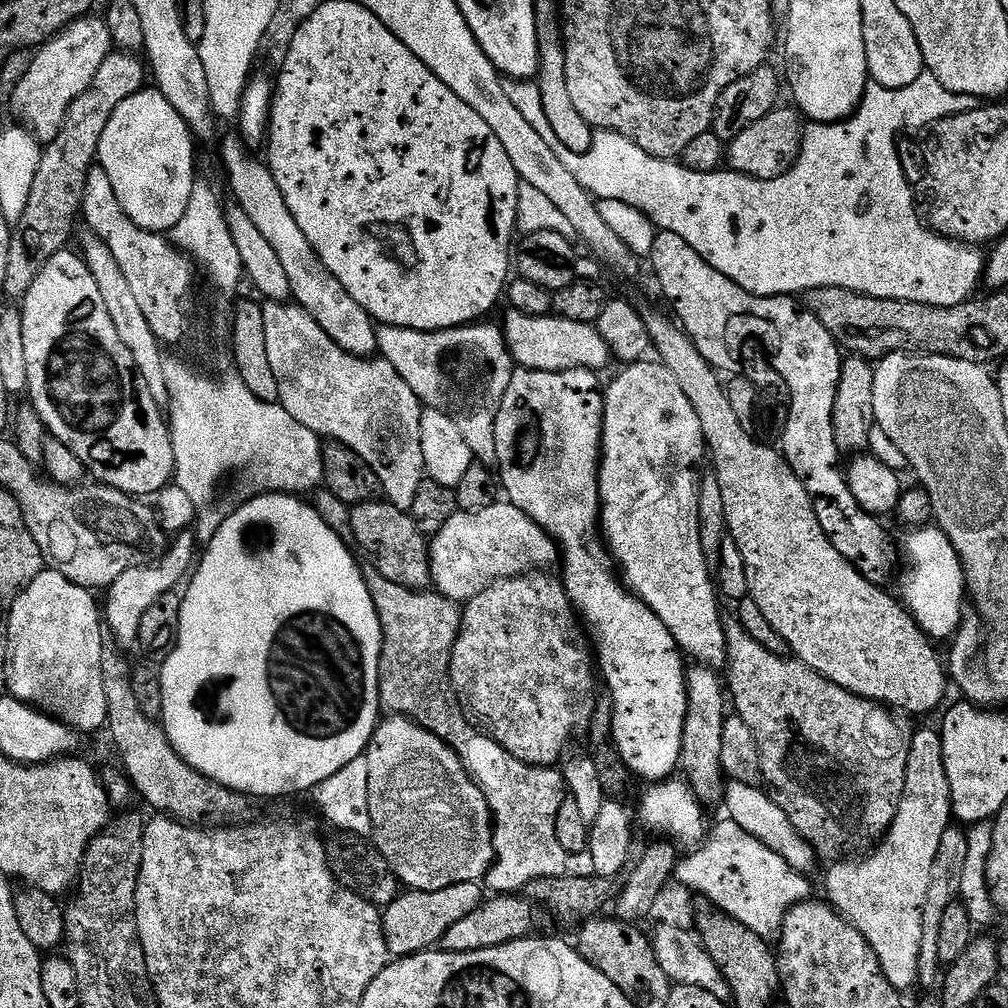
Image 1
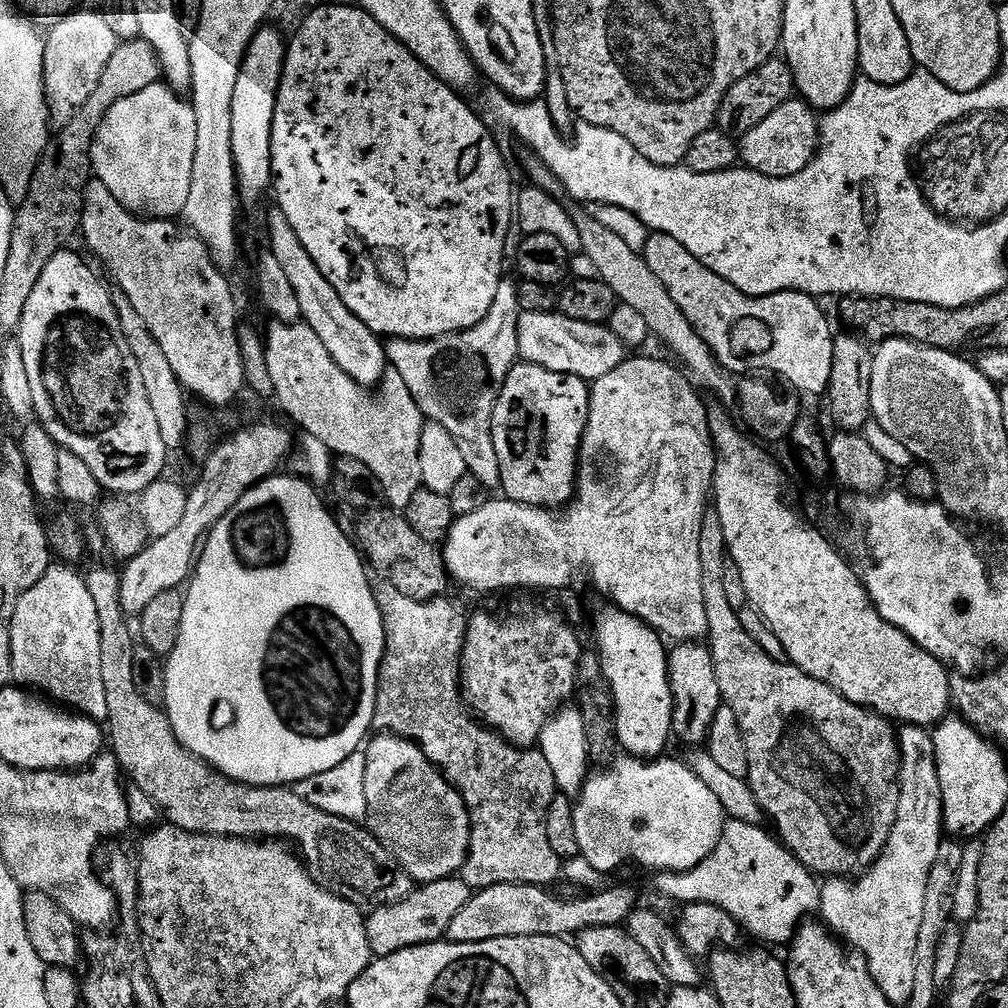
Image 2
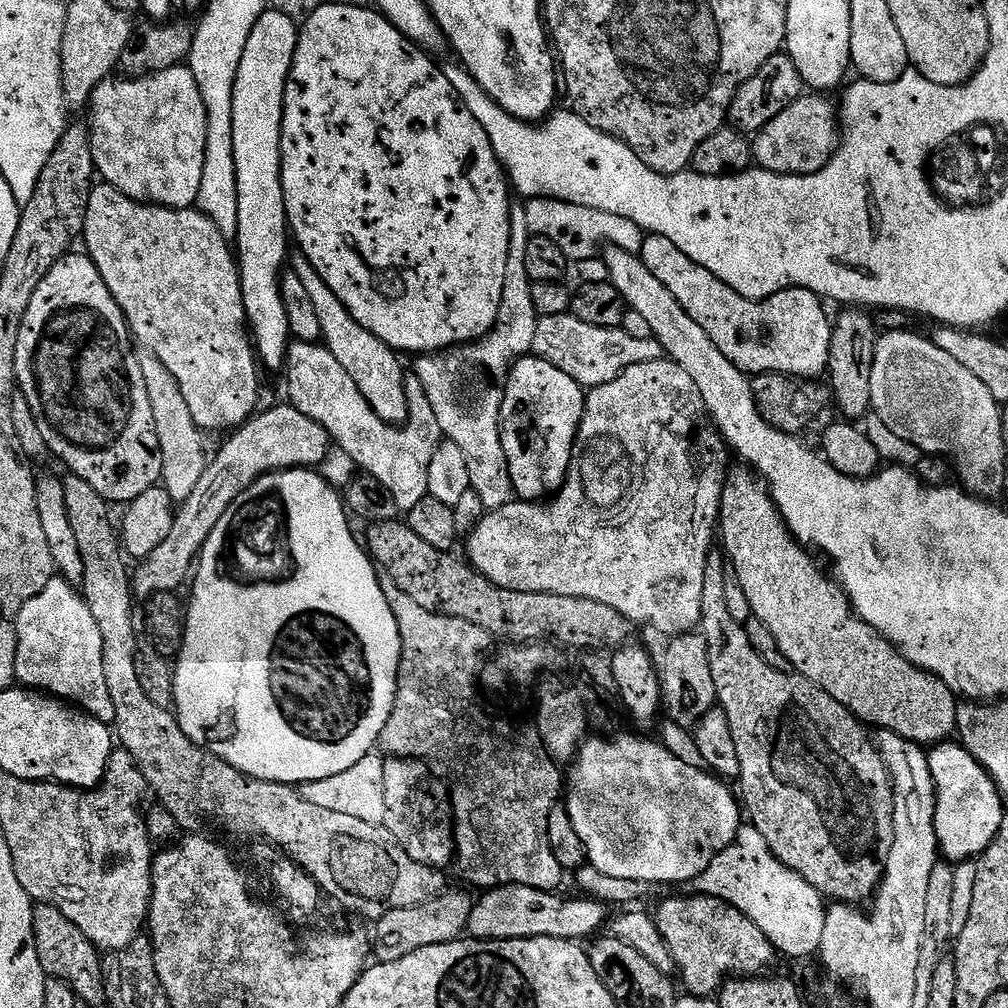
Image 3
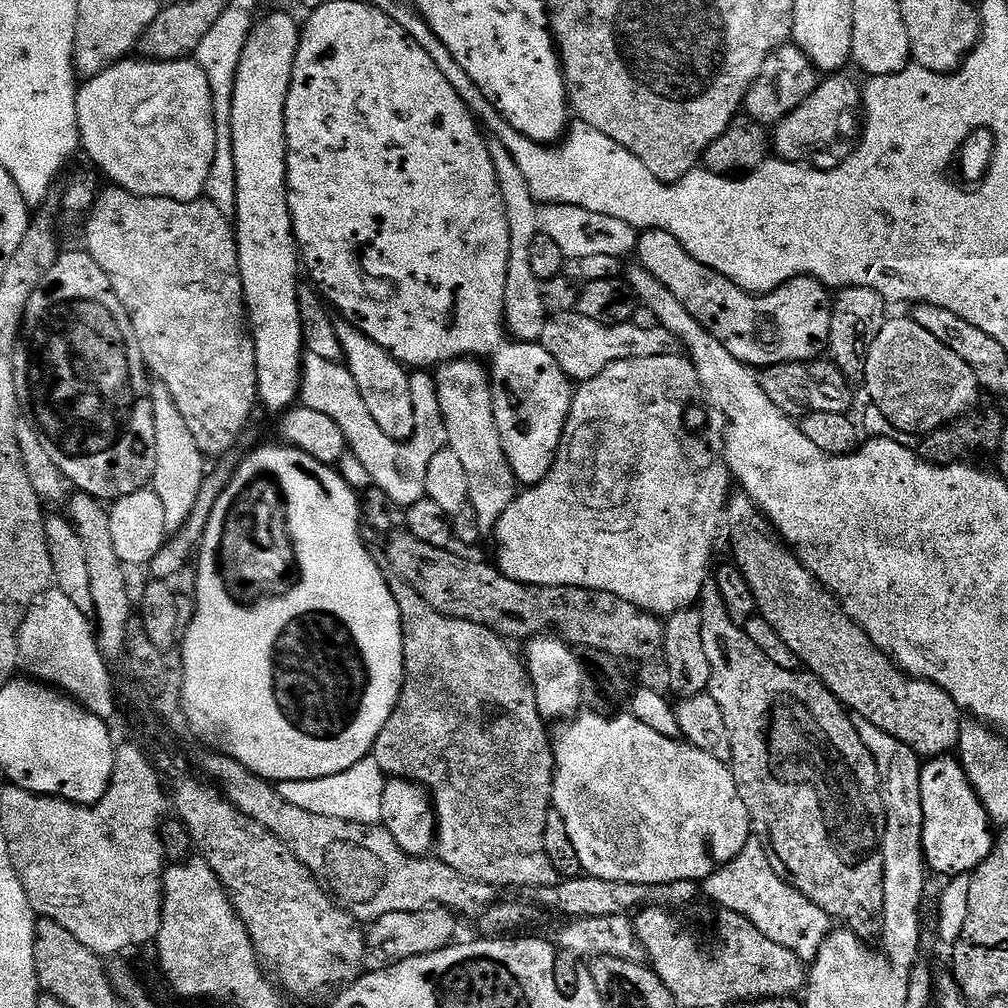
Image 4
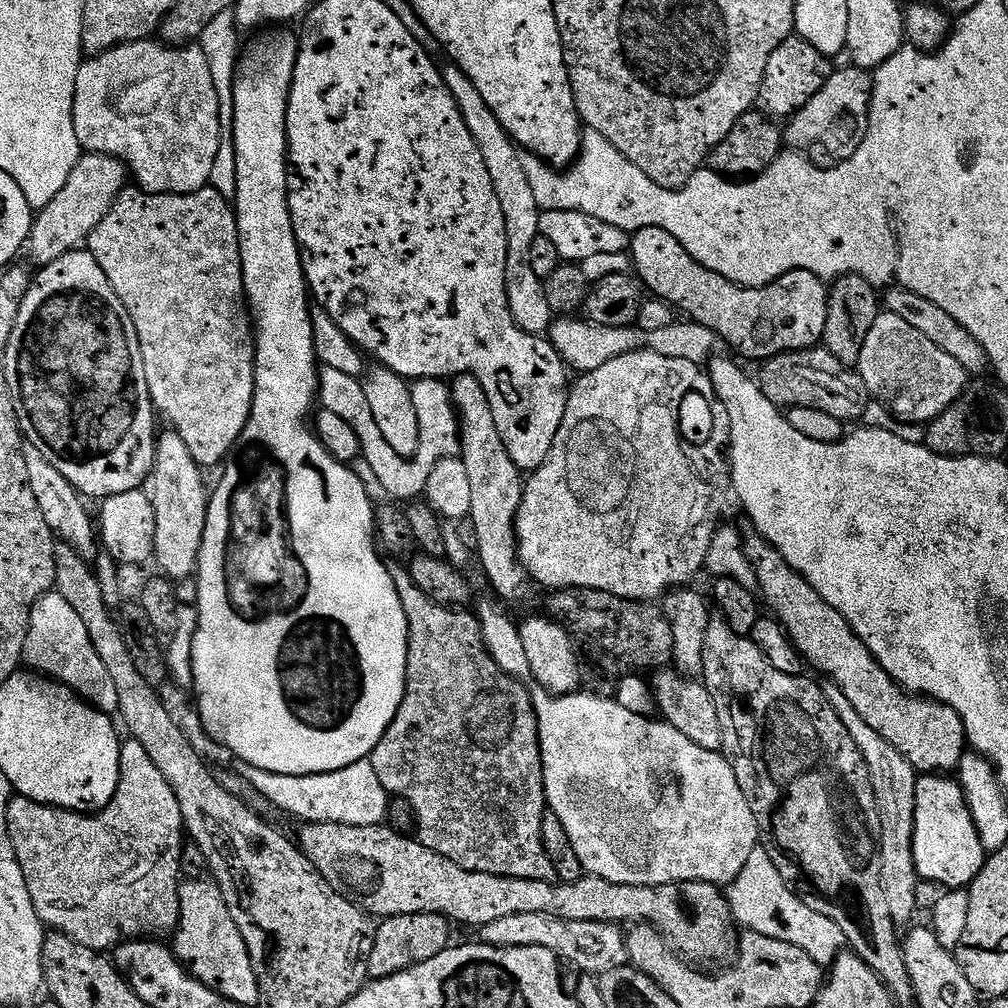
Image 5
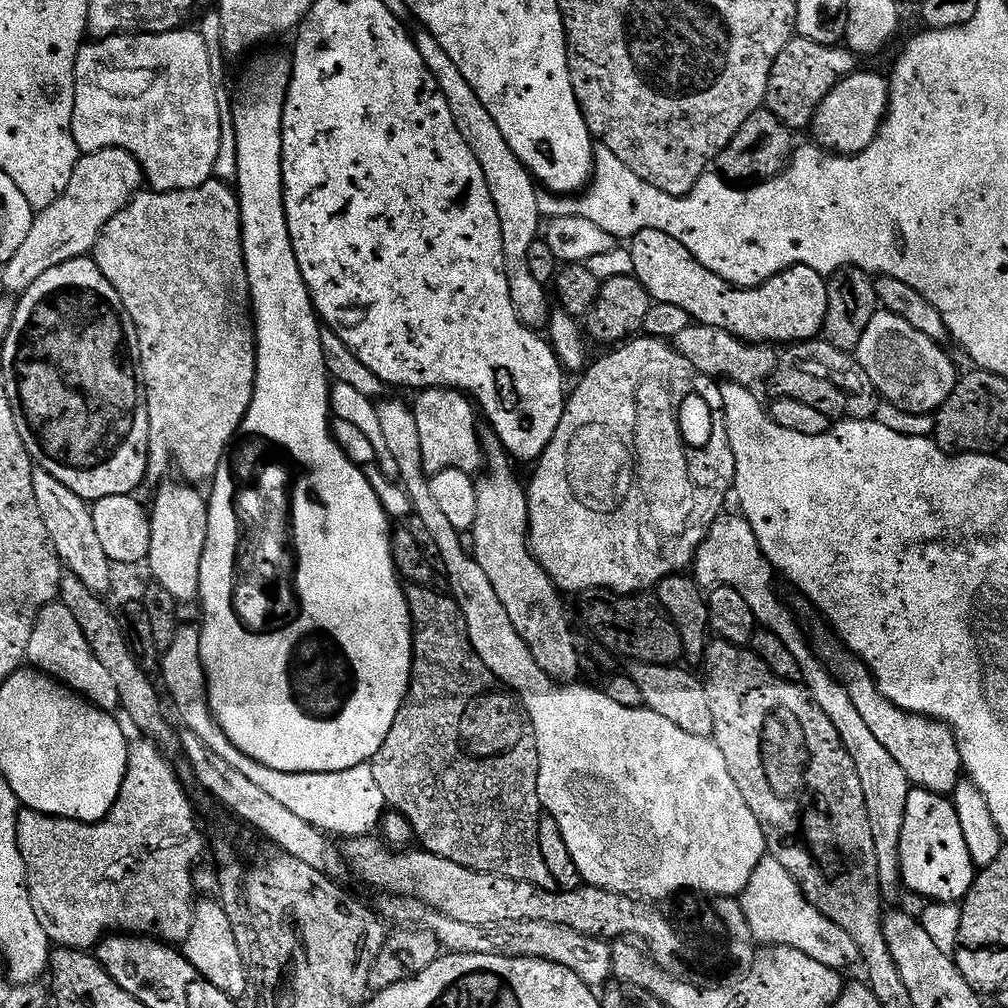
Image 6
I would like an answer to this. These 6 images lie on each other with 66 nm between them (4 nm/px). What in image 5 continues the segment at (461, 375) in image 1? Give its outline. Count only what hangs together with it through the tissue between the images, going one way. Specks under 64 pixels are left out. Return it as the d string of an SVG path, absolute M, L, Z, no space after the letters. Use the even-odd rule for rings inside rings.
M448 62L443 65L444 81L450 94L456 100L458 110L478 146L482 150L482 158L486 162L486 170L490 170L490 178L494 182L494 194L498 194L498 202L502 202L502 218L506 218L506 290L514 322L531 336L543 337L554 323L554 313L550 310L550 302L546 302L544 282L530 270L530 246L534 246L534 238L541 236L538 202L534 202L534 193L530 190L530 181L526 178L526 170L522 170L522 152L510 137L507 130L498 122L498 118L482 102L482 94L466 78L466 74L456 64ZM471 374L451 381L452 403L462 421L460 452L470 478L470 519L478 533L475 555L484 567L492 588L504 600L524 600L528 596L530 577L516 555L516 515L524 497L525 477L520 467L510 458L504 440L494 422L494 410L486 398L486 390Z

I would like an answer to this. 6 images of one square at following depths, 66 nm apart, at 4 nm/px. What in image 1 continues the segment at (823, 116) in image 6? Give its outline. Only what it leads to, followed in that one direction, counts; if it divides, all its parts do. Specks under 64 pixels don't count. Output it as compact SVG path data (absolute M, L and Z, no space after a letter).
M777 106L766 118L758 118L754 126L746 126L738 138L730 141L726 148L726 164L731 171L755 180L773 180L792 169L800 153L805 125L800 124L802 116L795 107L784 107Z

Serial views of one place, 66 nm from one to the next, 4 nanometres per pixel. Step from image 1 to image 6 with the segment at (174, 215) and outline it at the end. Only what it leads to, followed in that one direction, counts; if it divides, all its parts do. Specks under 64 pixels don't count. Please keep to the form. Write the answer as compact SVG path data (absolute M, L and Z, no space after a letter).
M188 31L137 32L135 34L108 36L105 40L93 39L81 47L76 59L74 118L72 119L74 142L79 146L81 153L97 152L107 148L126 150L142 166L147 187L153 192L181 192L182 190L201 188L206 181L213 179L218 162L218 146L222 142L222 122L218 118L218 94L216 93L218 76L217 73L212 71L210 50L203 35L199 31Z

